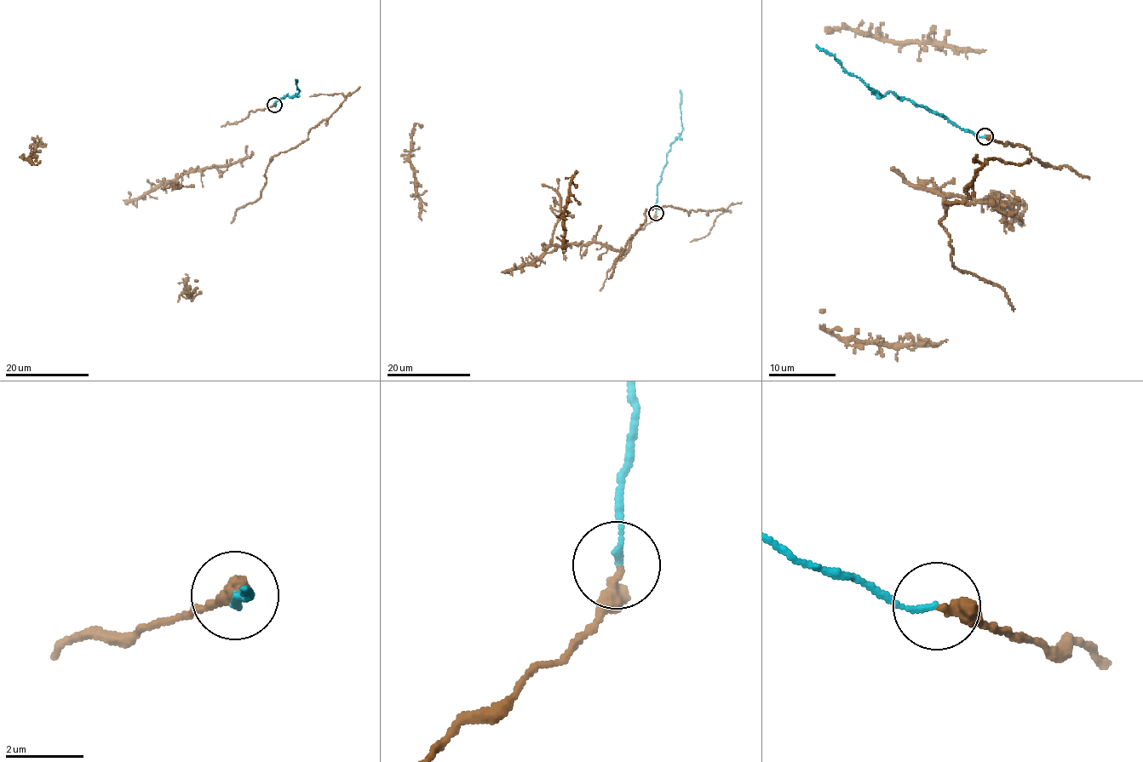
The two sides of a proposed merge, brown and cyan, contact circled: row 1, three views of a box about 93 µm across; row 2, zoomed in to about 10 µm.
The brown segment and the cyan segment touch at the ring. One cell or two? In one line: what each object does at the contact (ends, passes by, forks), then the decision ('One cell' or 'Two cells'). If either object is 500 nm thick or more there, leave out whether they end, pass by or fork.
At the ring brown ends. At the ring cyan ends. One cell

